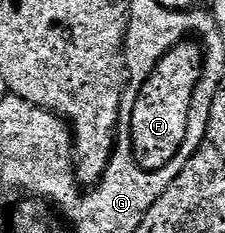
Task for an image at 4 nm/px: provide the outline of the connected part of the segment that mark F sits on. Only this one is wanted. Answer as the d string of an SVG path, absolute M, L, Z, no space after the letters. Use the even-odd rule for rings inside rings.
M181 41L164 54L138 89L129 122L129 147L138 168L145 172L157 172L169 164L184 142L203 68L203 54L191 41Z

